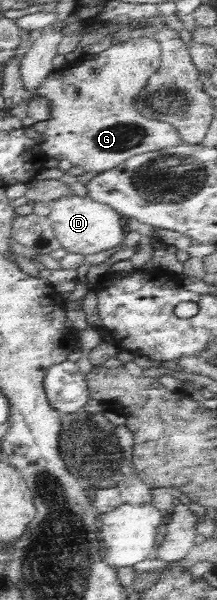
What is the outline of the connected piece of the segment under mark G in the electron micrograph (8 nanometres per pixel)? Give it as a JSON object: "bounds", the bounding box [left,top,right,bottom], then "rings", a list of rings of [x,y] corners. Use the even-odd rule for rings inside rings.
{"bounds":[33,37,184,173],"rings":[[[132,37],[125,40],[123,43],[118,42],[114,46],[110,46],[108,50],[103,50],[99,53],[94,53],[90,59],[79,59],[69,65],[63,66],[57,70],[50,71],[46,78],[43,78],[42,82],[33,90],[34,96],[39,99],[44,99],[50,107],[50,116],[46,119],[46,130],[44,130],[45,140],[41,142],[42,150],[48,156],[48,158],[56,158],[59,160],[70,160],[71,164],[74,166],[82,166],[85,172],[102,173],[104,171],[110,170],[111,168],[116,168],[120,164],[125,163],[131,156],[141,155],[145,152],[154,152],[155,150],[162,150],[162,148],[170,148],[184,144],[184,139],[182,139],[181,129],[176,127],[176,125],[161,121],[158,119],[150,118],[142,115],[142,111],[138,108],[138,94],[141,90],[148,84],[148,80],[158,72],[161,64],[161,54],[162,45],[158,40],[152,37]]]}

